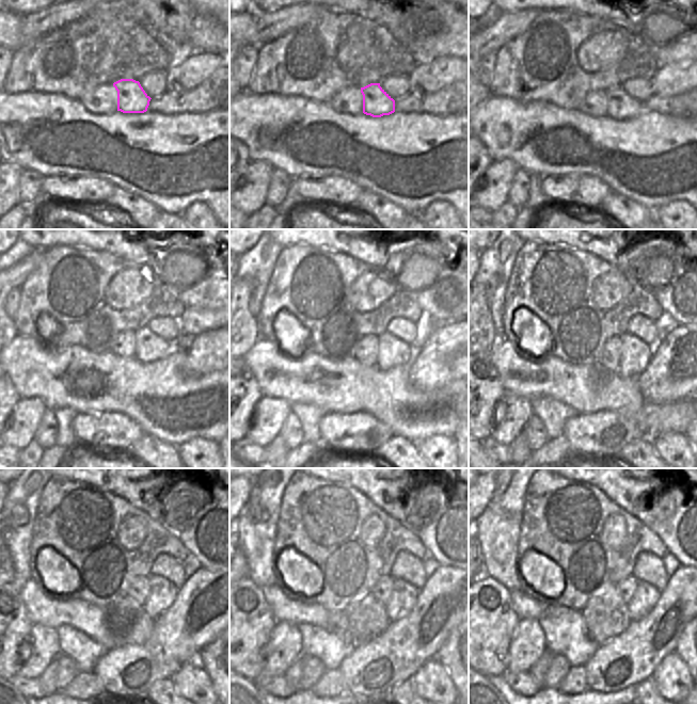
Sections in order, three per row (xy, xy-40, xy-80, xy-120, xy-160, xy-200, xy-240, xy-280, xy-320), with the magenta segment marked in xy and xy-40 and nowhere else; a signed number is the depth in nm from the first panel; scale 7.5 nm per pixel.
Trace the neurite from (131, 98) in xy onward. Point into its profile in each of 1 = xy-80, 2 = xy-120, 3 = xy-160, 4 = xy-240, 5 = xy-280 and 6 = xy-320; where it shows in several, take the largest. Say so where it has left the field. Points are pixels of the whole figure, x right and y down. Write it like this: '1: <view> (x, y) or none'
1: xy-80 (621, 106)
2: xy-120 (149, 348)
3: xy-160 (392, 352)
4: xy-240 (162, 593)
5: xy-280 (404, 596)
6: xy-320 (646, 596)

